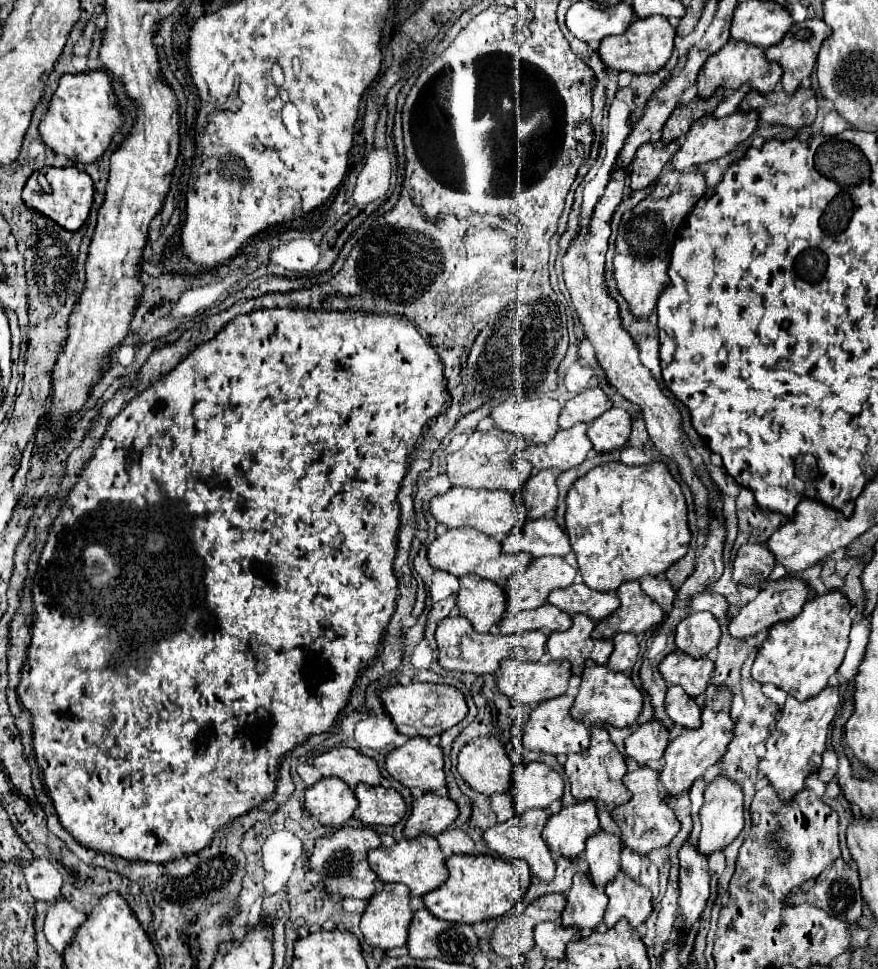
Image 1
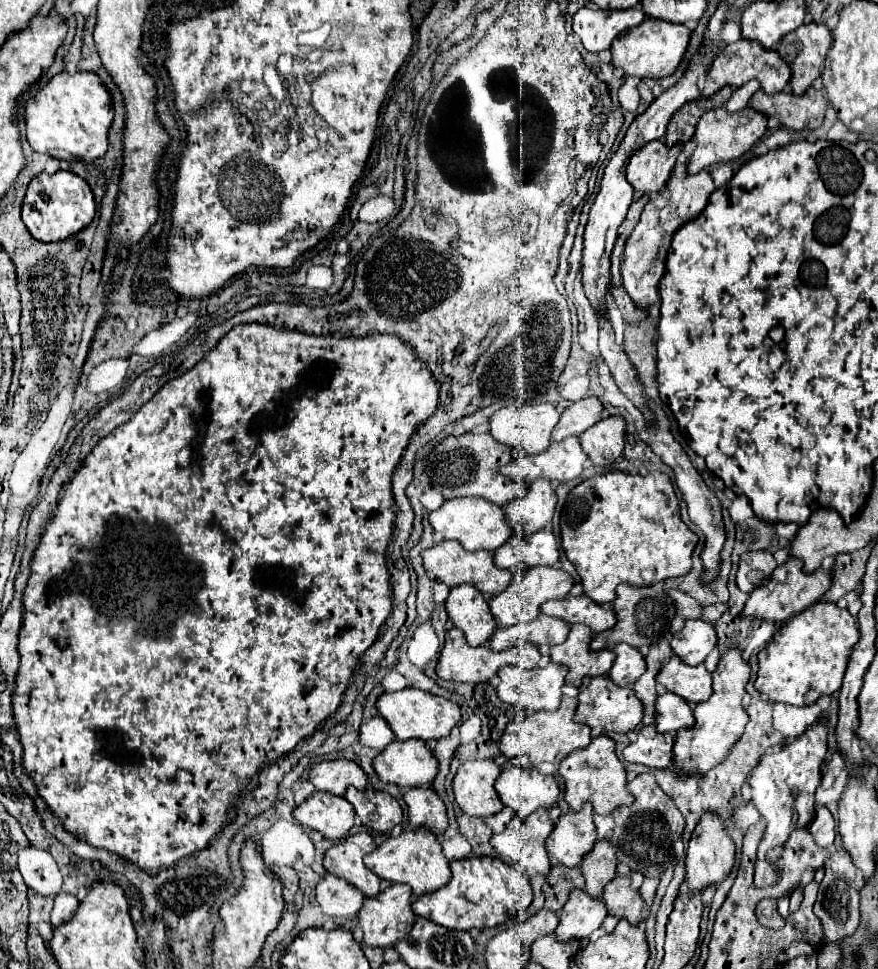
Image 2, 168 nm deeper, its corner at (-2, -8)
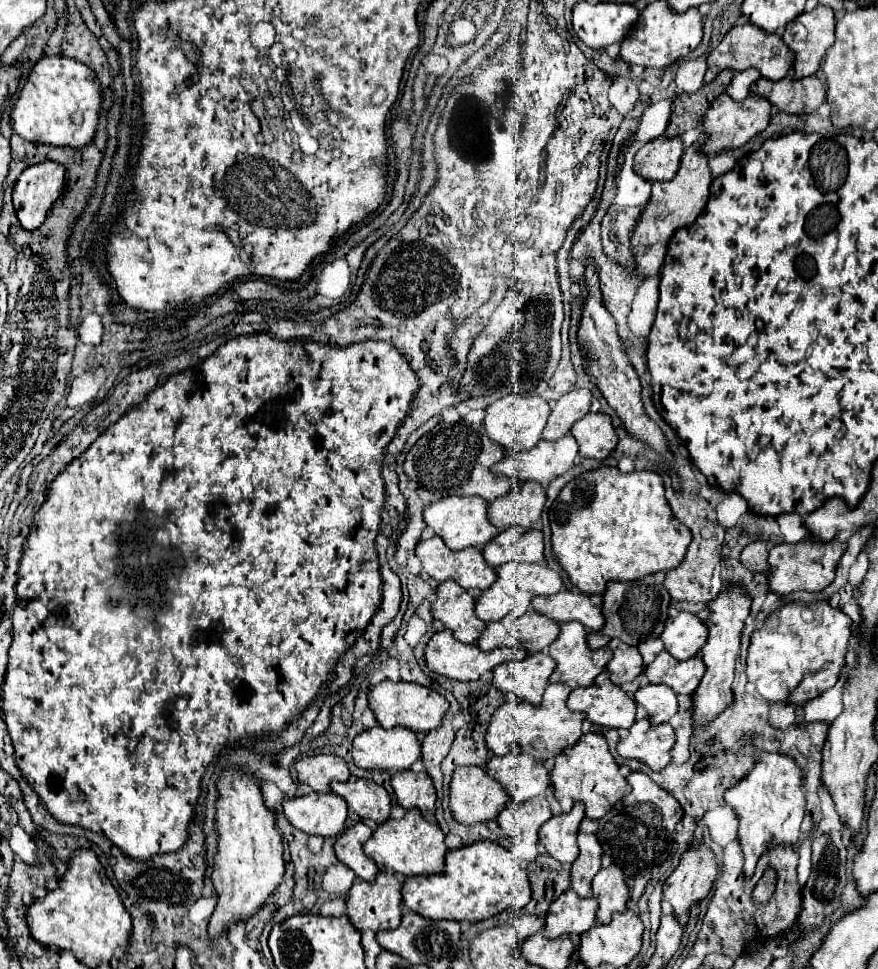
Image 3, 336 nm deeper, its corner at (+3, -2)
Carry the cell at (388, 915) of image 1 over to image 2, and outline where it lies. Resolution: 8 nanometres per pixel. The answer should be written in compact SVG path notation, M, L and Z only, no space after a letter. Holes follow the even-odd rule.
M393 884L385 892L365 898L363 908L359 912L359 924L363 930L363 944L369 948L391 948L397 940L405 938L411 932L411 926L415 922L415 914L411 910L411 888L403 884Z

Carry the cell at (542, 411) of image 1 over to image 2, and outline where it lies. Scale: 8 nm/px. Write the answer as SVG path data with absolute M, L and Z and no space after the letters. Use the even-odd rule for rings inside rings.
M511 404L491 416L491 436L525 454L539 454L551 444L551 430L559 422L559 412L553 404Z

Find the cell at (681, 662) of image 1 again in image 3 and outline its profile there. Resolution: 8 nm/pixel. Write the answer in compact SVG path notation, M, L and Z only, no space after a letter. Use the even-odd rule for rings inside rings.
M662 650L644 670L652 684L666 684L676 694L694 694L702 680L706 666L698 656L690 660L676 660L666 650Z

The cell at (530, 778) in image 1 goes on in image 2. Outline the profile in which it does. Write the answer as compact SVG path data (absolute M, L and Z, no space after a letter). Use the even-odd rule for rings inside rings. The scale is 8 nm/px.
M509 766L495 782L501 802L527 818L539 808L551 808L559 800L559 784L555 776L543 776L535 768Z

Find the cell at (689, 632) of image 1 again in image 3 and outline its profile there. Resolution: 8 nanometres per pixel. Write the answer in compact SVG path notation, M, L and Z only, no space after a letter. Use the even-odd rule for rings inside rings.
M678 612L674 618L666 620L666 628L660 634L664 648L678 660L688 660L700 652L700 648L706 644L708 628L704 622L690 614L690 612Z

